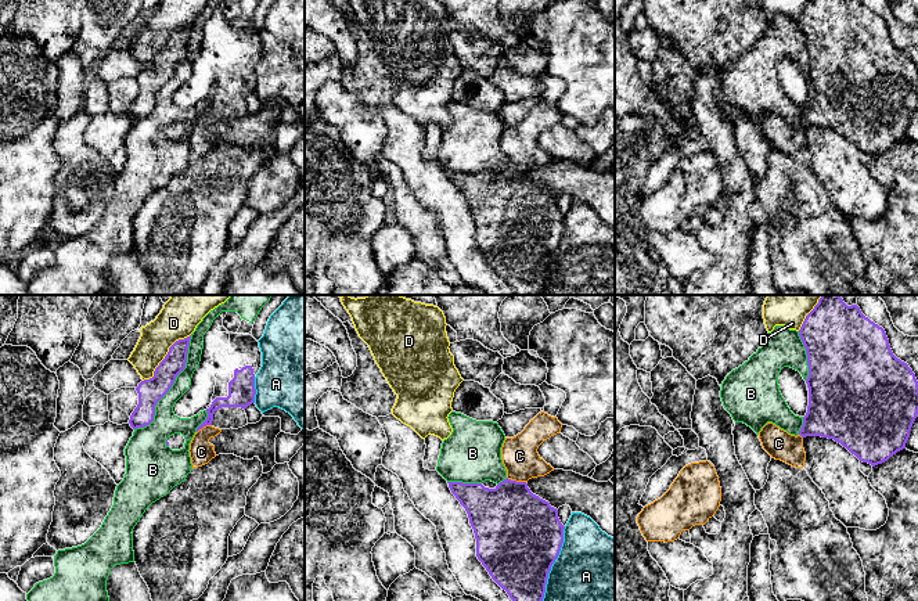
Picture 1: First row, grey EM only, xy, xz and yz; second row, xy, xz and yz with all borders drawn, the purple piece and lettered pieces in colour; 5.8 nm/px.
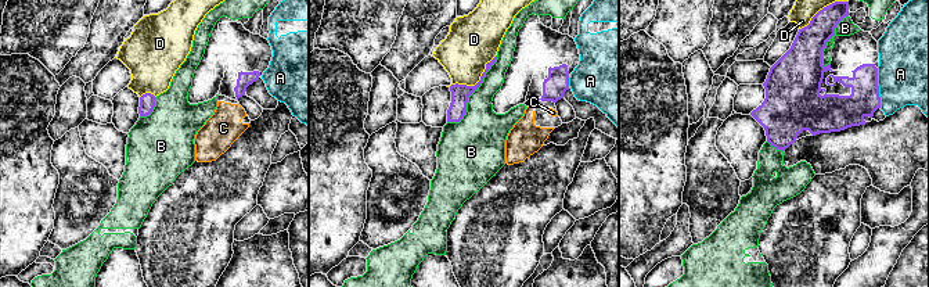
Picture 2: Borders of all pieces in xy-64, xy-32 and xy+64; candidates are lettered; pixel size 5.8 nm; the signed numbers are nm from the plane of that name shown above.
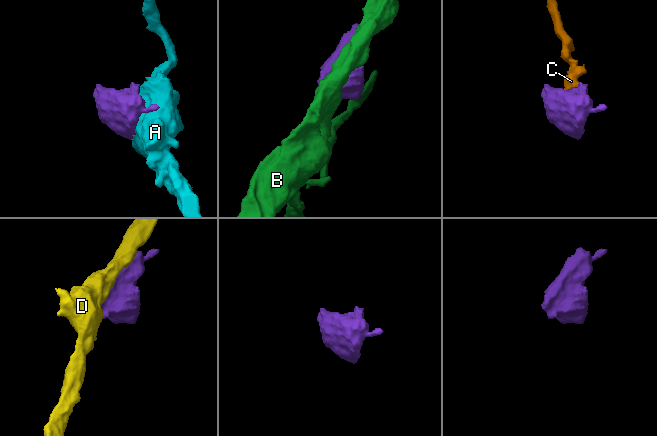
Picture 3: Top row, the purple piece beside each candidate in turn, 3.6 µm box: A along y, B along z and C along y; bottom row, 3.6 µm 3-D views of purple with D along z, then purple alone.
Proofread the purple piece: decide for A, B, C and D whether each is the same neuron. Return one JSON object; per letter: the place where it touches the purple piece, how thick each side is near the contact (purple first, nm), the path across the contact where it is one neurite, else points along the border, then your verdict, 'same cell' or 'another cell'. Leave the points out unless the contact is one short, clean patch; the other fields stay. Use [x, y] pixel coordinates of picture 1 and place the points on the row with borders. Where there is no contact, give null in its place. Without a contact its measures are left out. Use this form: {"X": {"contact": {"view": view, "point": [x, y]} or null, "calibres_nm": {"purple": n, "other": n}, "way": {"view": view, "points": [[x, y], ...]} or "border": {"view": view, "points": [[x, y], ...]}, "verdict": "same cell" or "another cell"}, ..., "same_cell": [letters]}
{"A": {"contact": {"view": "xz", "point": [553, 562]}, "calibres_nm": {"purple": 500, "other": 400}, "verdict": "another cell"}, "B": {"contact": {"view": "xy", "point": [170, 387]}, "calibres_nm": {"purple": 150, "other": 150}, "verdict": "another cell"}, "C": {"contact": {"view": "xz", "point": [515, 481]}, "calibres_nm": {"purple": 440, "other": 220}, "way": {"view": "xz", "points": [[511, 524], [511, 501], [515, 481], [519, 470], [519, 456]]}, "verdict": "same cell"}, "D": {"contact": {"view": "xy", "point": [165, 356]}, "calibres_nm": {"purple": 150, "other": 220}, "verdict": "another cell"}, "same_cell": ["C"]}

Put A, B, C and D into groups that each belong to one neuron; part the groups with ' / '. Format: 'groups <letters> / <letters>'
groups A / B / C / D

